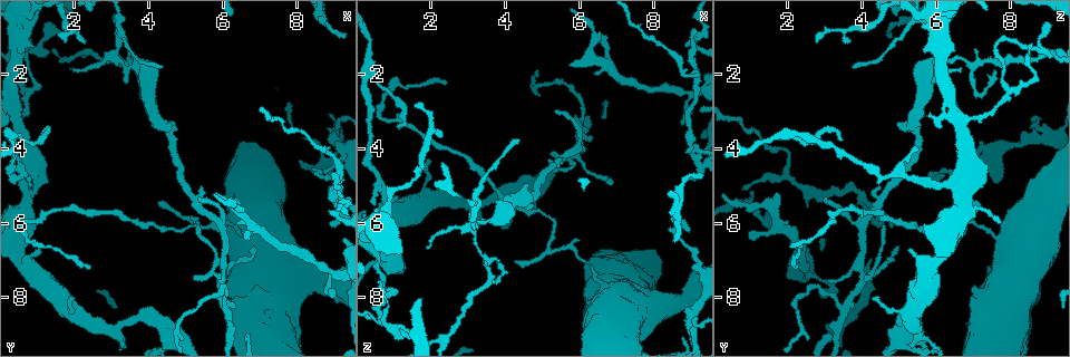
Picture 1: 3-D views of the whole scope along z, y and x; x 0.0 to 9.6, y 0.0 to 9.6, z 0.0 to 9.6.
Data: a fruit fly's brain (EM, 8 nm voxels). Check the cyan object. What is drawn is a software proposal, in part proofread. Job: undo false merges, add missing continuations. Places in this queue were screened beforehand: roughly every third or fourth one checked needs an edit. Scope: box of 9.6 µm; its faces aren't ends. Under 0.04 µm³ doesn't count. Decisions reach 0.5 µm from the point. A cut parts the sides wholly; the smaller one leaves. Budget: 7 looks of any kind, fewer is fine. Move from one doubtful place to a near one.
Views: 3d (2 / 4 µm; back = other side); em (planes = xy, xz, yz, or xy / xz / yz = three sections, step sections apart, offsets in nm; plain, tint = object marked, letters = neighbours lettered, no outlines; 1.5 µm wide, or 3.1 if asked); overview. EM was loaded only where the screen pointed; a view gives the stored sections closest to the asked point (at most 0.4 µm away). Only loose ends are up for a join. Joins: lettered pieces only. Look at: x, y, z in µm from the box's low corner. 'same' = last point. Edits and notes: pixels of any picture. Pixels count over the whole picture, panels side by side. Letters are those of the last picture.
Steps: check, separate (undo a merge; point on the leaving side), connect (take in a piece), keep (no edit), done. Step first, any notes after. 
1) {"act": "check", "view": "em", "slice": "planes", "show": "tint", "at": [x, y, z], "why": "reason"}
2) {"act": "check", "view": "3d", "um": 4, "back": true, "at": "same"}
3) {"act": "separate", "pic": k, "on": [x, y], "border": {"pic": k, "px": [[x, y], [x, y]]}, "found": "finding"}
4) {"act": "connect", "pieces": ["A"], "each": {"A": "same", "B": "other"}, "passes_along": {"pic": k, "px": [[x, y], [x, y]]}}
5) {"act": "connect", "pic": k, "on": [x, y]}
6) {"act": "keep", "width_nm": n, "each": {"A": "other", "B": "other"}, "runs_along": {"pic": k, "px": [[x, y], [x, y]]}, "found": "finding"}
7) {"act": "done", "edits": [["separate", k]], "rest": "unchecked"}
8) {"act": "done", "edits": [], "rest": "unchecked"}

{"act": "check", "view": "3d", "um": 2, "at": [2.00, 8.05, 4.30], "why": "branch stops here"}

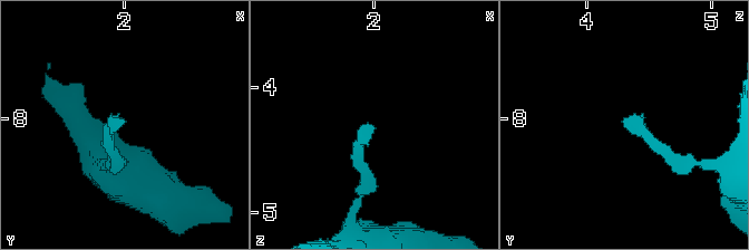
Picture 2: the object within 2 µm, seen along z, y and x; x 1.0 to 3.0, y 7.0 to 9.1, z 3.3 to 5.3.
{"act": "check", "view": "em", "slice": "yz", "step": 8, "show": "letters", "at": [1.98, 7.98, 4.34], "why": "shape alone is not enough"}

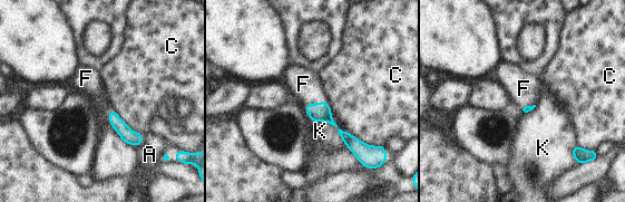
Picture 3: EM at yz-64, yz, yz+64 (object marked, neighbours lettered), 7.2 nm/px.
{"act": "check", "view": "em", "slice": "planes", "show": "letters", "at": "same"}

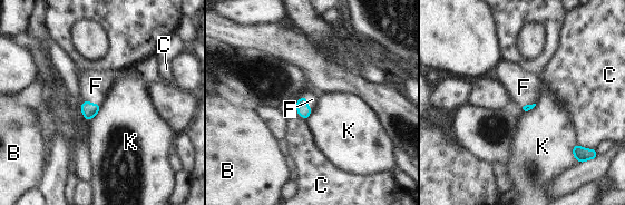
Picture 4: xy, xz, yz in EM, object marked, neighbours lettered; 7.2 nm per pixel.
{"act": "connect", "pieces": ["F"], "each": {"B": "other", "C": "other", "F": "same", "K": "other"}, "passes_along": {"pic": 4, "px": [[89, 110], [93, 103], [96, 86]]}, "found": "it goes on there"}

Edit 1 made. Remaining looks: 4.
{"act": "check", "view": "3d", "um": 4, "at": [8.95, 6.15, 4.80], "why": "thin end"}

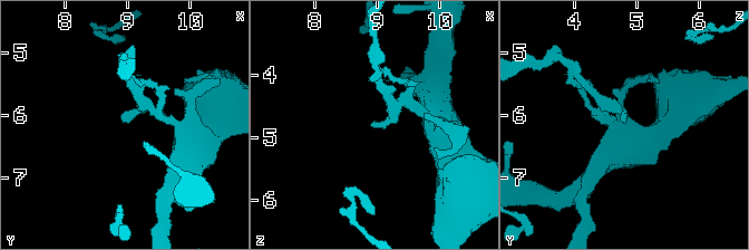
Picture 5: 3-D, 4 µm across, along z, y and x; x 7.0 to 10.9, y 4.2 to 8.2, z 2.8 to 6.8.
{"act": "check", "view": "em", "slice": "yz", "step": 4, "show": "tint", "at": [8.90, 6.10, 4.85], "why": "now the EM"}

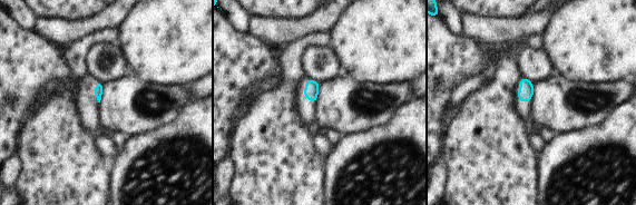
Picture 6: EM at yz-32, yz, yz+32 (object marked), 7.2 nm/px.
{"act": "check", "view": "em", "slice": "xy", "step": 8, "show": "letters", "at": "same", "why": "another direction"}

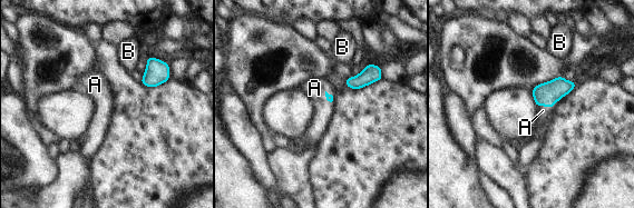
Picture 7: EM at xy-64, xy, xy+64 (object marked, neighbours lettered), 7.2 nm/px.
{"act": "connect", "pieces": ["A"], "each": {"A": "same", "B": "other"}, "passes_along": {"pic": 7, "px": [[548, 93], [544, 104], [543, 110]]}, "found": "the cell continues"}

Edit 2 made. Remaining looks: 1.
{"act": "check", "view": "em", "slice": "planes", "show": "letters", "at": [2.35, 1.10, 3.65], "why": "tapers out"}

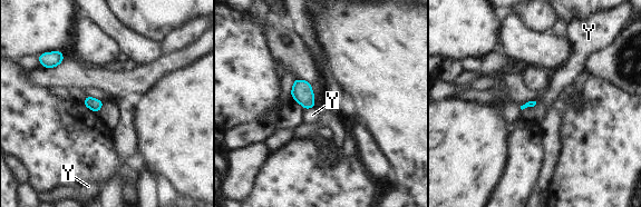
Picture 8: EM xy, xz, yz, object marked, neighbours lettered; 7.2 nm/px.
{"act": "keep", "each": {"Y": "other"}, "border": {"pic": 8, "px": [[316, 106], [307, 109]]}, "found": "no lettered piece goes on from it"}

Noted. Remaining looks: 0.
{"act": "done", "edits": [["connect", 4], ["connect", 7]], "rest": "unchecked"}

